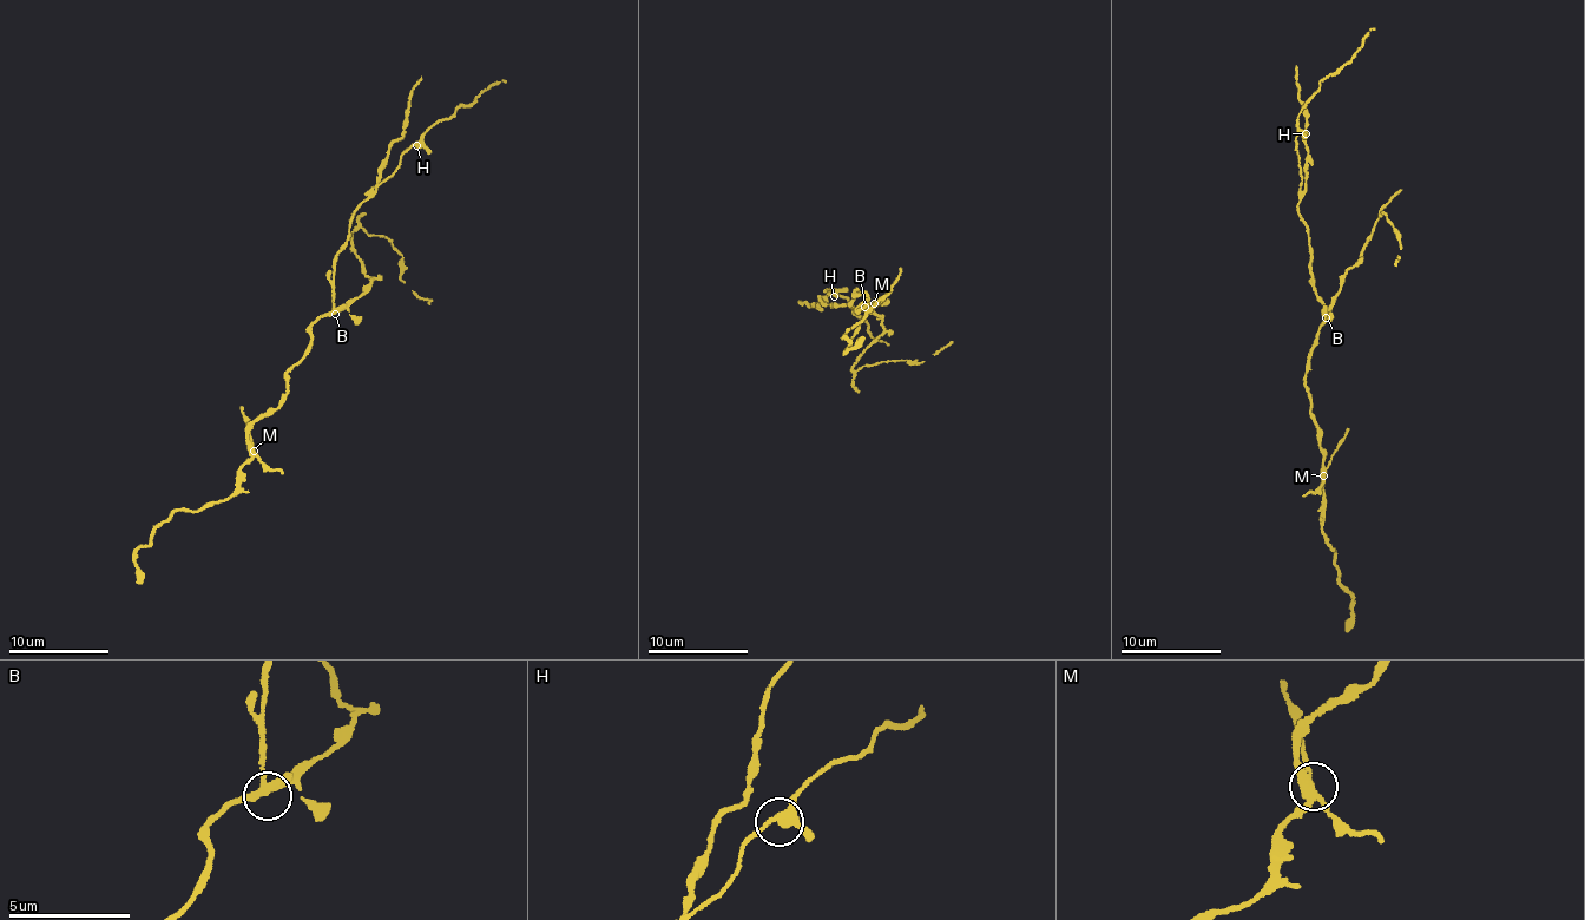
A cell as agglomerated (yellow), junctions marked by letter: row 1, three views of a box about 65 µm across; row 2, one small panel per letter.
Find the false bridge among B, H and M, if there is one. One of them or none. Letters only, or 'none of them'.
M

